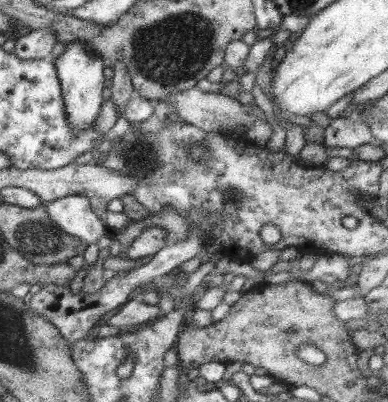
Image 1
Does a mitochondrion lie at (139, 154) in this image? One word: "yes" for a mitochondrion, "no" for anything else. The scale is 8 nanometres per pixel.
yes

